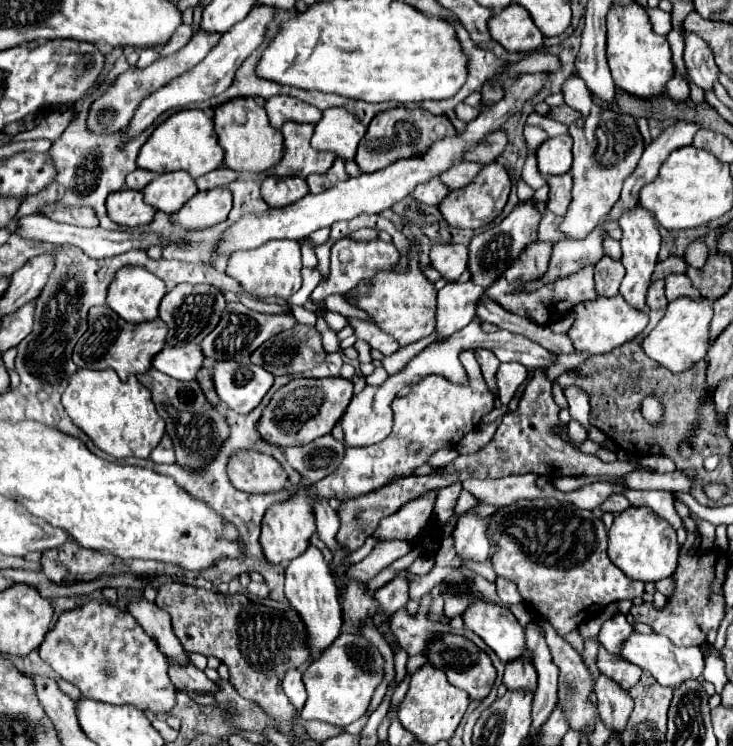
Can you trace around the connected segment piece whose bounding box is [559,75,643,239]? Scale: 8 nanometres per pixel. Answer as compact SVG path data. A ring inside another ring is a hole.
M571 75L561 91L565 103L577 109L583 117L569 127L569 135L573 137L573 165L569 171L573 177L573 201L559 225L559 233L569 239L585 239L619 199L623 181L635 171L641 159L643 139L631 115L619 115L593 103L583 79Z

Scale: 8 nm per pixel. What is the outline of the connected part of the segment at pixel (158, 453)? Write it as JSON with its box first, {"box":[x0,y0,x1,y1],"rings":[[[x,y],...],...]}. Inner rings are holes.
{"box":[149,435,175,463],"rings":[[[165,435],[161,439],[161,443],[151,451],[149,459],[153,459],[155,463],[175,463],[175,447],[173,447],[169,435]]]}

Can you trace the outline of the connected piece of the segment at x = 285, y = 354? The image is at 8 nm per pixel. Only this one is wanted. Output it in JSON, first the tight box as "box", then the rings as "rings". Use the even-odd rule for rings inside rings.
{"box":[251,323,327,375],"rings":[[[297,323],[293,329],[275,335],[267,343],[263,343],[263,347],[255,349],[251,353],[251,361],[255,365],[261,365],[263,369],[267,369],[273,375],[295,375],[295,373],[303,373],[303,371],[313,369],[315,365],[319,365],[325,359],[325,355],[327,353],[321,343],[321,333],[315,329],[315,325]]]}

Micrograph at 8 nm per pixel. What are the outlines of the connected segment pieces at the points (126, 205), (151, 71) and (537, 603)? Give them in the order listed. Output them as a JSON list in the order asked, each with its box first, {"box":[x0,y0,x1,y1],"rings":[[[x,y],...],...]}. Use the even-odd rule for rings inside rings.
[{"box":[107,189,157,227],"rings":[[[121,189],[107,197],[109,217],[123,227],[143,227],[153,221],[155,211],[157,211],[155,207],[143,201],[141,191]]]},{"box":[89,31,221,133],"rings":[[[197,31],[191,41],[179,49],[177,53],[165,57],[165,59],[157,59],[153,61],[149,67],[145,69],[129,69],[127,73],[119,75],[117,81],[105,91],[103,97],[99,97],[93,105],[91,105],[91,111],[89,111],[89,129],[95,131],[95,133],[113,133],[113,131],[119,131],[121,127],[125,127],[129,121],[131,121],[131,115],[135,111],[135,107],[139,107],[139,103],[155,93],[159,87],[171,83],[175,77],[187,73],[191,67],[195,67],[197,63],[203,61],[203,57],[207,57],[207,51],[211,51],[211,47],[215,47],[215,43],[219,43],[219,37],[221,35],[215,35],[215,33],[207,33],[207,31]]]},{"box":[487,499,643,637],"rings":[[[539,499],[539,501],[517,501],[505,507],[499,507],[487,521],[487,537],[495,543],[495,553],[491,557],[493,569],[497,577],[505,577],[519,587],[519,593],[531,609],[545,617],[553,629],[565,637],[573,629],[577,629],[591,615],[595,617],[603,607],[621,599],[635,599],[643,595],[643,583],[629,579],[623,571],[619,571],[609,555],[607,555],[607,531],[599,517],[593,511],[577,509],[567,503],[559,503],[555,499]],[[583,543],[583,553],[575,553],[575,545]]]}]

